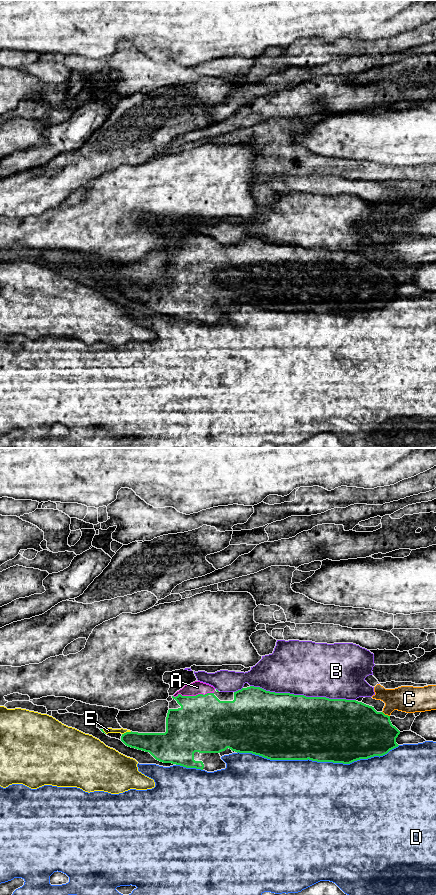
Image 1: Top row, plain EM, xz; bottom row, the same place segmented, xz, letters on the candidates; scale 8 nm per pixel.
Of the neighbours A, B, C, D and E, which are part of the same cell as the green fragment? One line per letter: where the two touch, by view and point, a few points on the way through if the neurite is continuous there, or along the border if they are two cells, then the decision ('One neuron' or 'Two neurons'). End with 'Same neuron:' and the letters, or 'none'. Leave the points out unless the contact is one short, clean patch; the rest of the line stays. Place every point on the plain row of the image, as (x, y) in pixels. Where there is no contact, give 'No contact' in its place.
A: Touches green at xz (193, 248). One neuron
B: Touches green at xz (303, 247). Two neurons
C: Touches green at xz (386, 267). Two neurons
D: Touches green at xz (318, 313). Two neurons
E: Touches green at xz (126, 284). Two neurons
Same neuron: A

